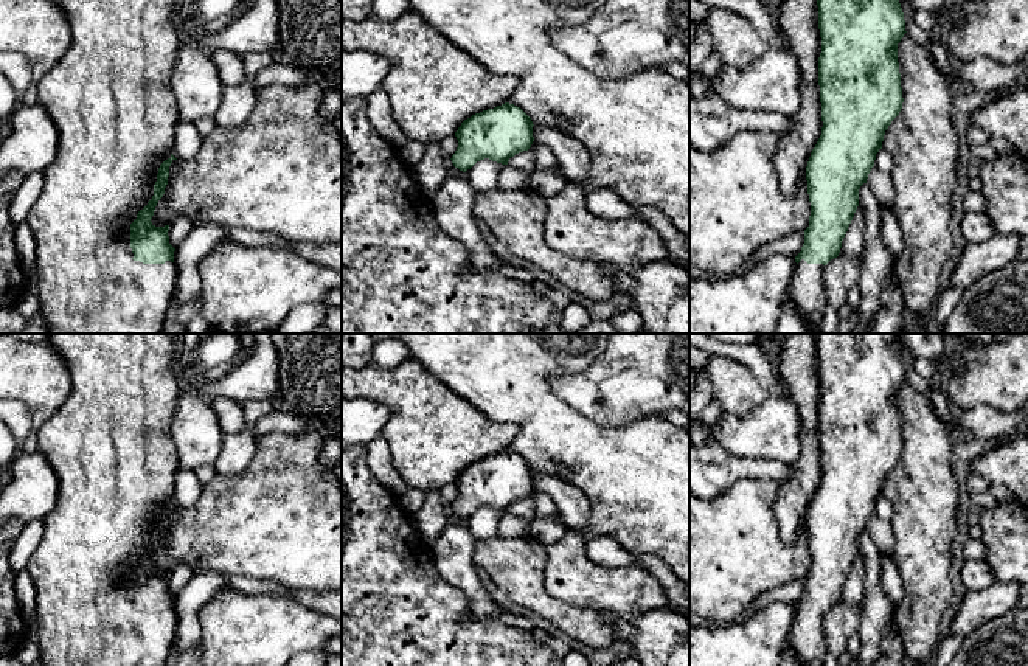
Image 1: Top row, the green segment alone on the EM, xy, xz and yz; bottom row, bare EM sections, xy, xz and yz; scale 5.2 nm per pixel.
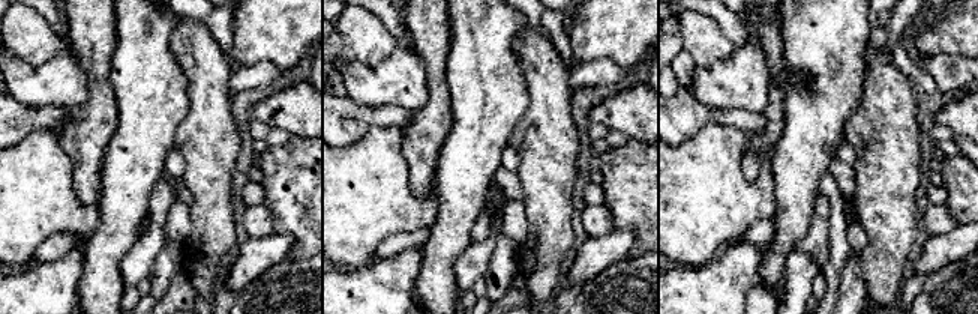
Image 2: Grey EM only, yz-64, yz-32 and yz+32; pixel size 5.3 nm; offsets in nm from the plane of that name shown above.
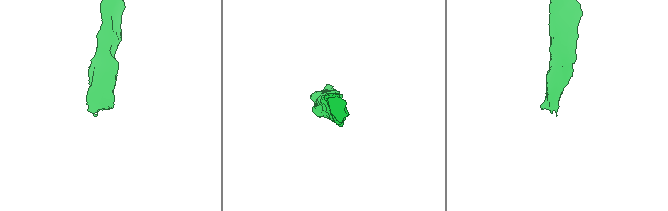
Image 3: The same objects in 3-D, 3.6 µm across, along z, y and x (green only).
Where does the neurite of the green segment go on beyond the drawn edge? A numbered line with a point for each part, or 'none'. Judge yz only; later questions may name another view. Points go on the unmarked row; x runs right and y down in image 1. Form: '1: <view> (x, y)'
1: yz (797, 367)

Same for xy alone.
1: xy (107, 444)

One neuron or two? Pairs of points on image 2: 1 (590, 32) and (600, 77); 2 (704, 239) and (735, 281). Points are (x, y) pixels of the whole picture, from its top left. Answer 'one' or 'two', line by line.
1: two
2: two

